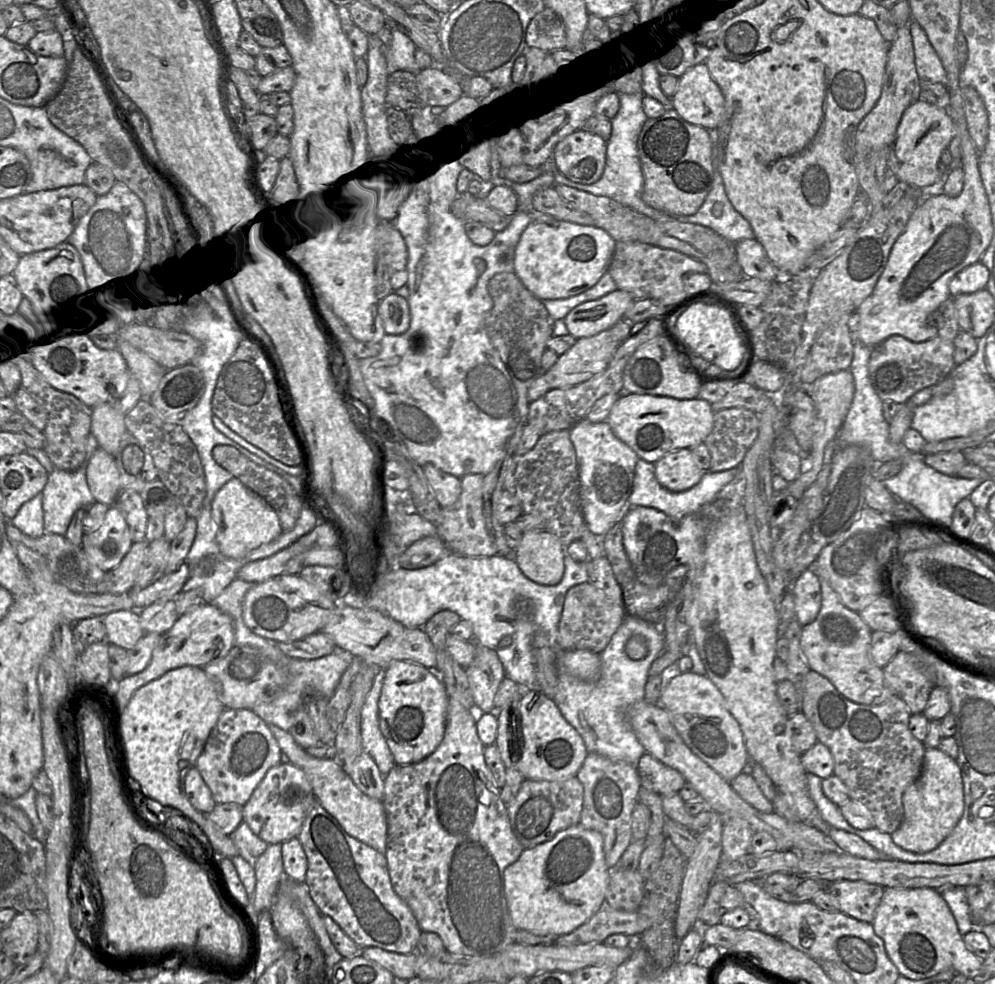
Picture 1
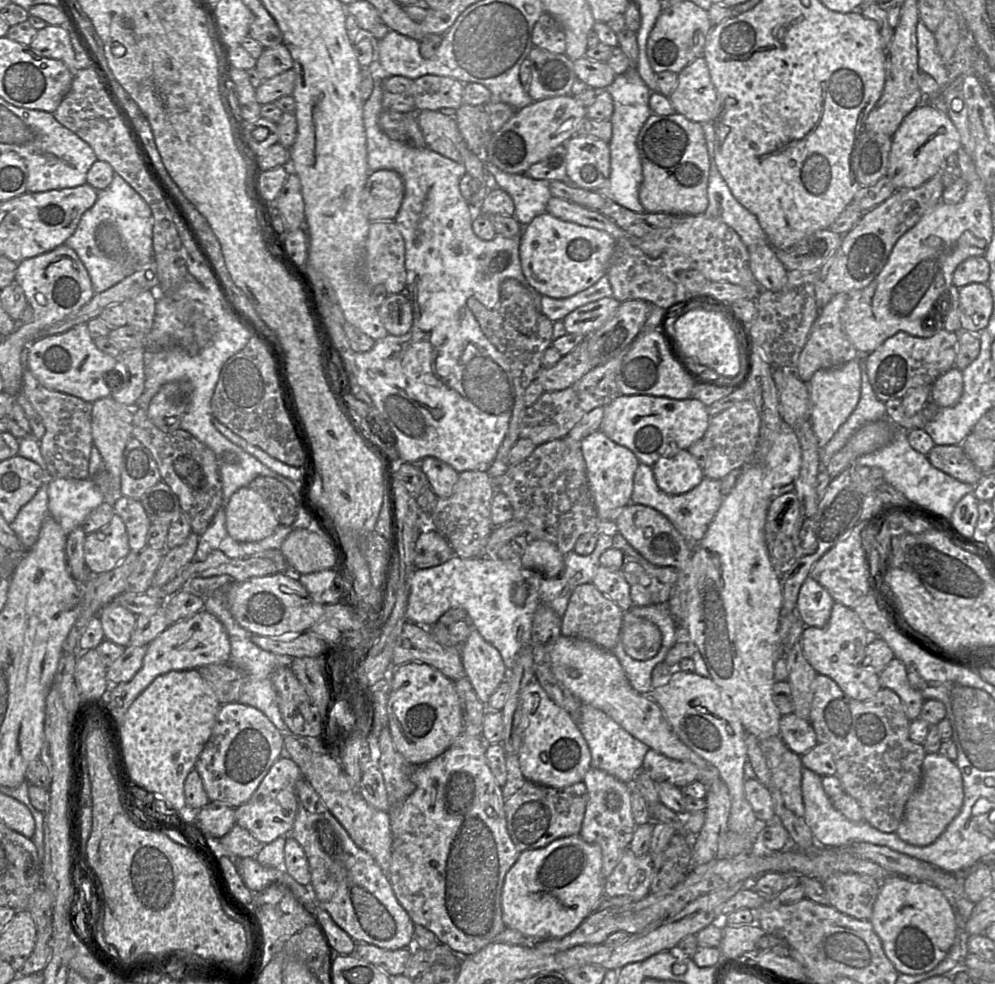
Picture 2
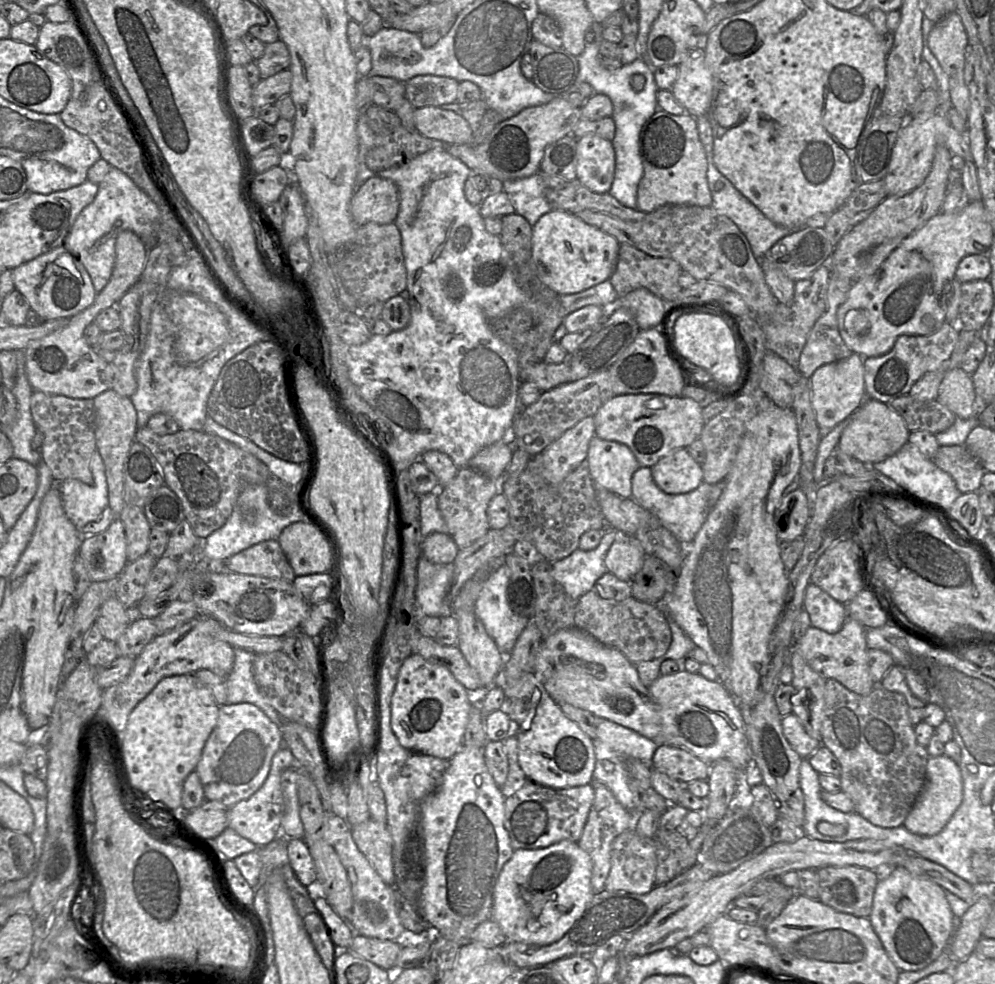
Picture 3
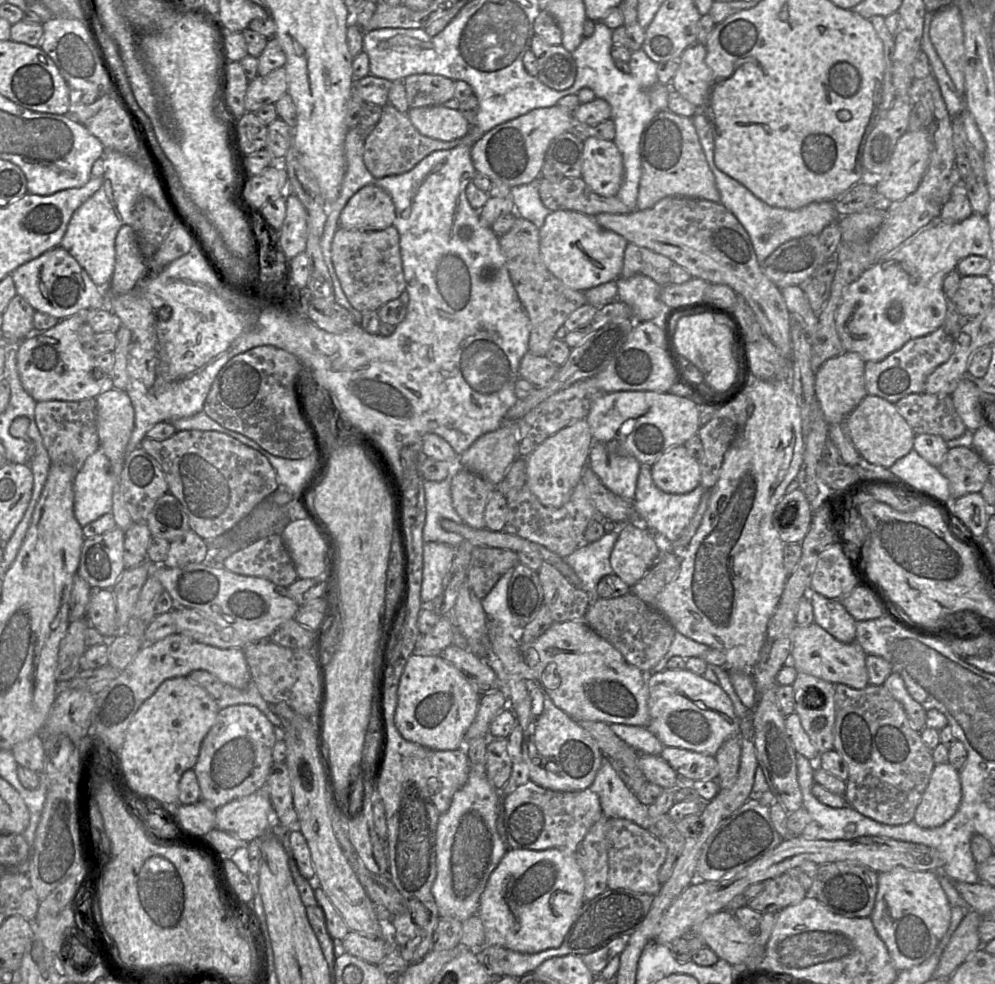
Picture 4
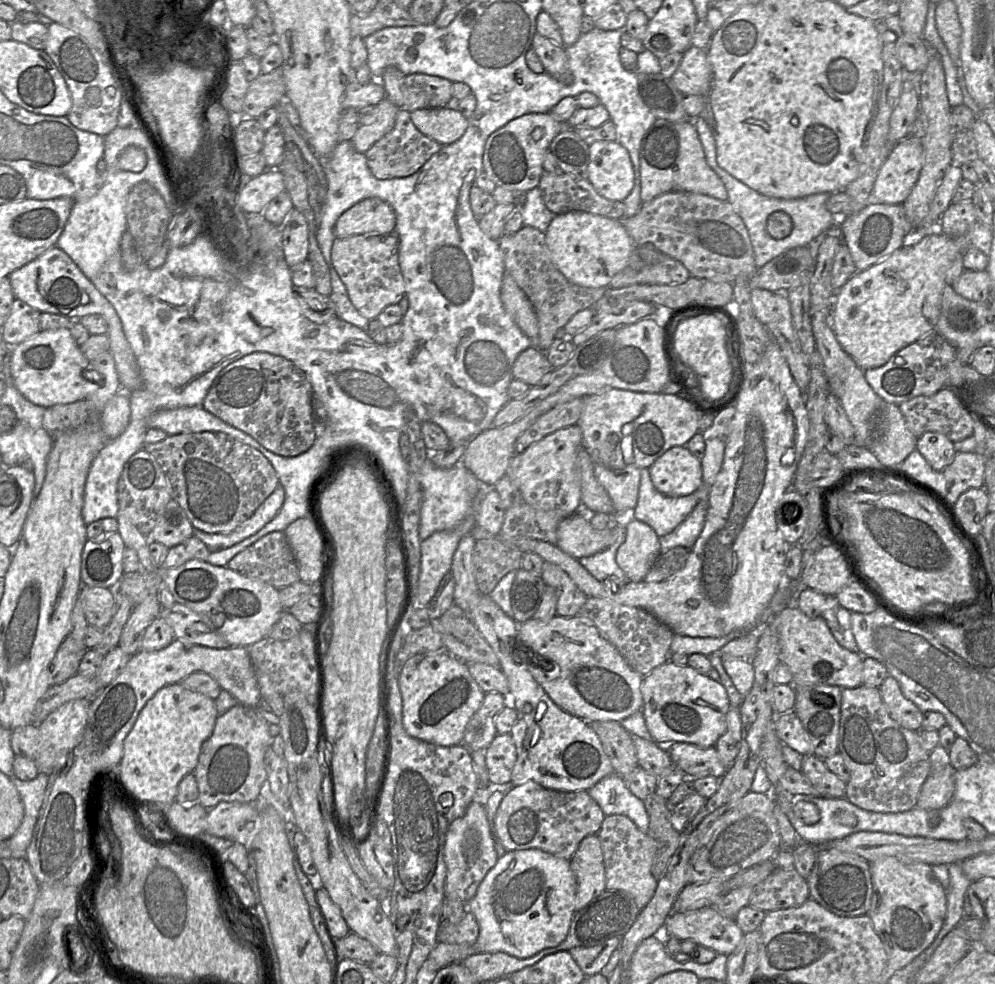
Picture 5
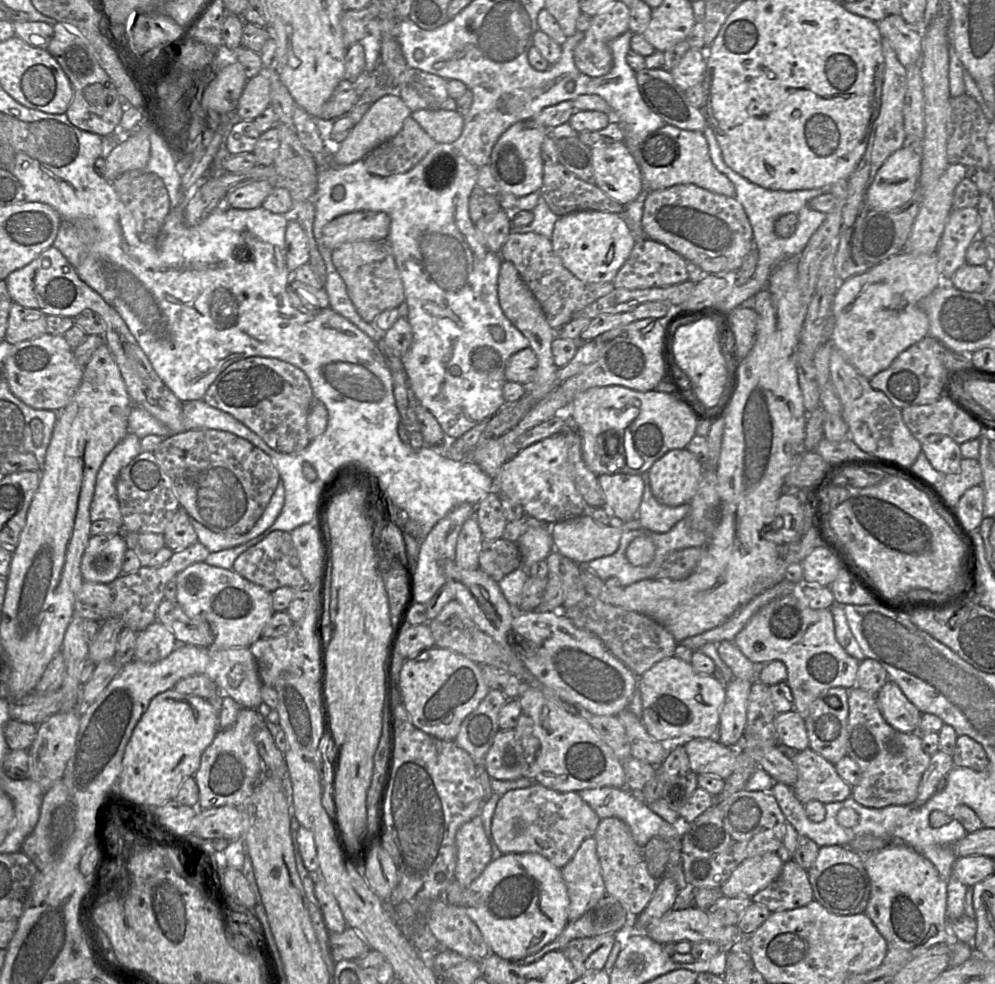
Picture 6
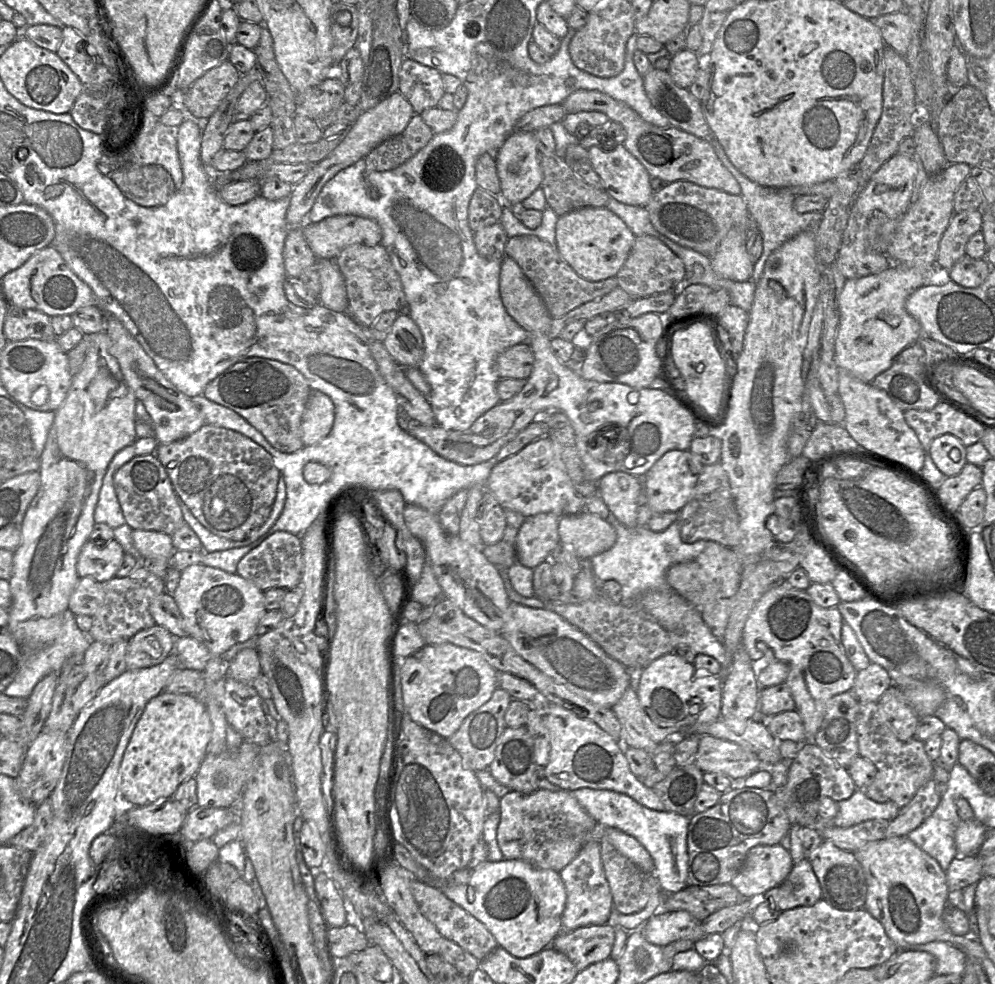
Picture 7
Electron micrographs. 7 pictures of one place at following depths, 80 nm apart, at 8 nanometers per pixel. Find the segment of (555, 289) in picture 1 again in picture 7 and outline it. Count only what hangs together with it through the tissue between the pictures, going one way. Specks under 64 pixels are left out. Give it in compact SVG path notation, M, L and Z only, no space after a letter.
M586 207L559 216L556 223L556 248L562 258L581 277L601 281L615 277L626 261L635 234L606 207Z

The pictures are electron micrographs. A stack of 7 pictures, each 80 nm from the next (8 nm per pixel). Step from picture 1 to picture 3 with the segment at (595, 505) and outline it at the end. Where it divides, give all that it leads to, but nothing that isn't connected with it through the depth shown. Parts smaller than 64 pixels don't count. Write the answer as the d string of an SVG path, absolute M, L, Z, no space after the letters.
M594 436L589 444L587 461L595 487L631 498L632 477L640 464L628 446Z

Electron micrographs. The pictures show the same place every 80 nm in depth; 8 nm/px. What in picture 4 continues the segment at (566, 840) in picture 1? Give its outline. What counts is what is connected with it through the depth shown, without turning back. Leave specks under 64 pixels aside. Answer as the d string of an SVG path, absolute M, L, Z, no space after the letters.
M557 848L508 849L490 874L480 899L477 915L484 926L484 947L502 946L528 954L558 948L585 903L584 887L584 876L574 854Z

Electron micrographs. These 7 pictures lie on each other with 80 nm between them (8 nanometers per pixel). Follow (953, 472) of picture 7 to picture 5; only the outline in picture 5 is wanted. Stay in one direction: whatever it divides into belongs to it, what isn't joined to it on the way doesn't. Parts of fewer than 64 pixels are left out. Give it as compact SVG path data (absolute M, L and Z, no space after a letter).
M925 432L921 435L917 439L916 450L938 471L950 465L957 453L954 442L939 432Z

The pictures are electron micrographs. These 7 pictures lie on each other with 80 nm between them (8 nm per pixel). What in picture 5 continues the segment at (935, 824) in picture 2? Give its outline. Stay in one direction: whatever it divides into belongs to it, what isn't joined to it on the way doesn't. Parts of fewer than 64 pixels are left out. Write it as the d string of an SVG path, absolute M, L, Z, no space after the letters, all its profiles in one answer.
M947 767L931 773L922 786L916 807L937 810L947 806L954 794L954 772L951 767Z

